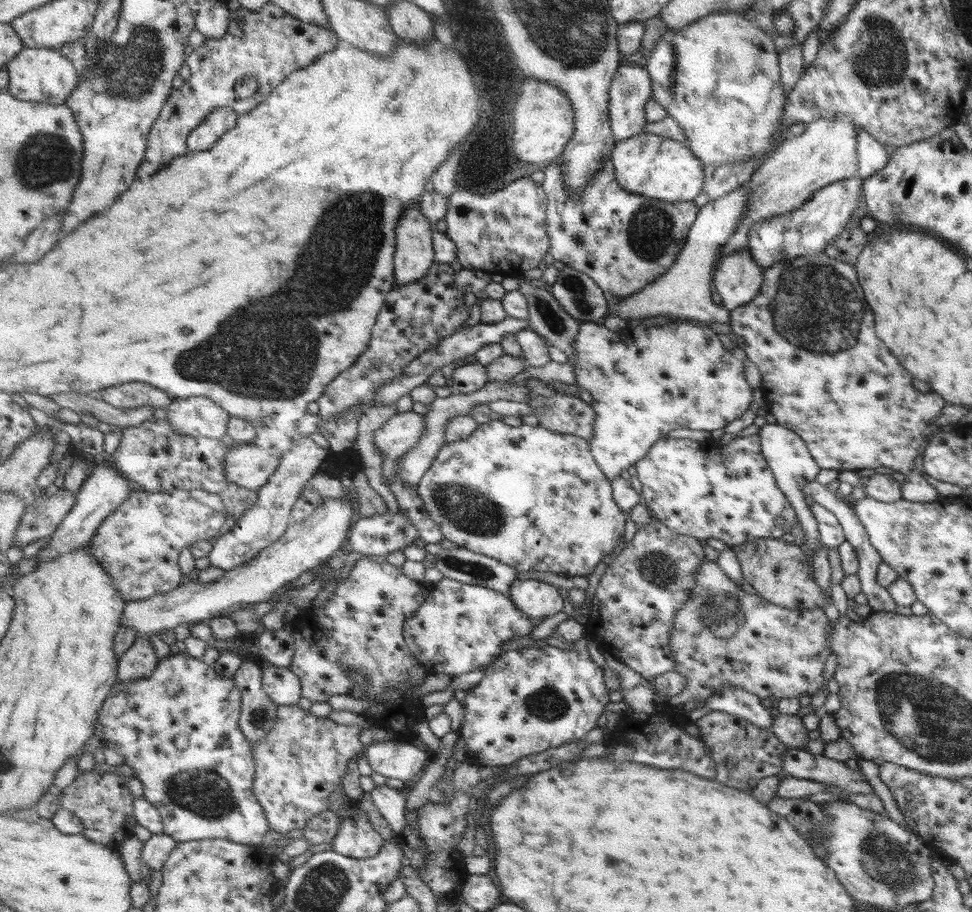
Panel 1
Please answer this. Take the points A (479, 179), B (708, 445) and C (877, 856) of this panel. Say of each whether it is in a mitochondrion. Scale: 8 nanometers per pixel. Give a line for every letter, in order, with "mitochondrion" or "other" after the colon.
A: other
B: other
C: mitochondrion

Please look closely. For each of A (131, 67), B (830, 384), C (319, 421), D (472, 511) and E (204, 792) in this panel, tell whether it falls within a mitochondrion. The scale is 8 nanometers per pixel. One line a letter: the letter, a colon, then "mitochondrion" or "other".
A: mitochondrion
B: other
C: other
D: mitochondrion
E: mitochondrion

